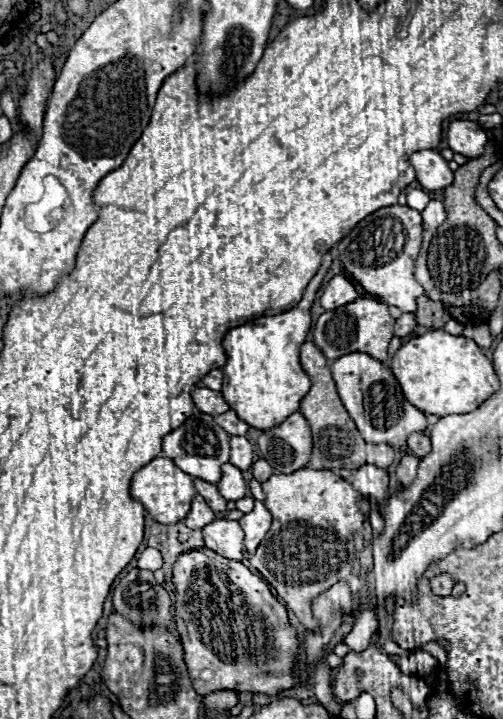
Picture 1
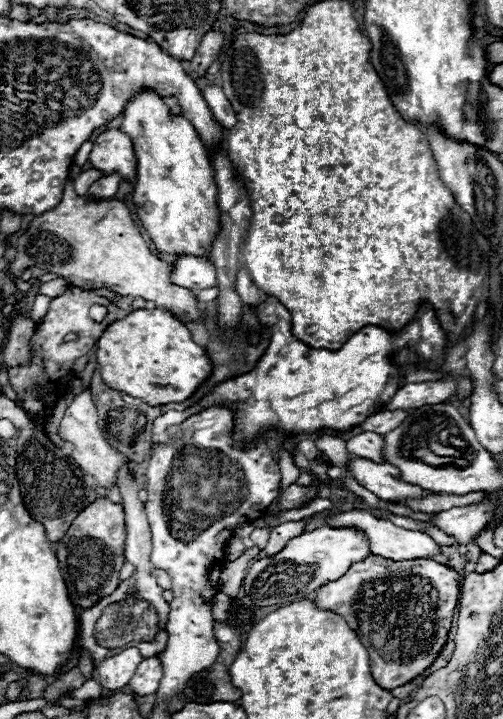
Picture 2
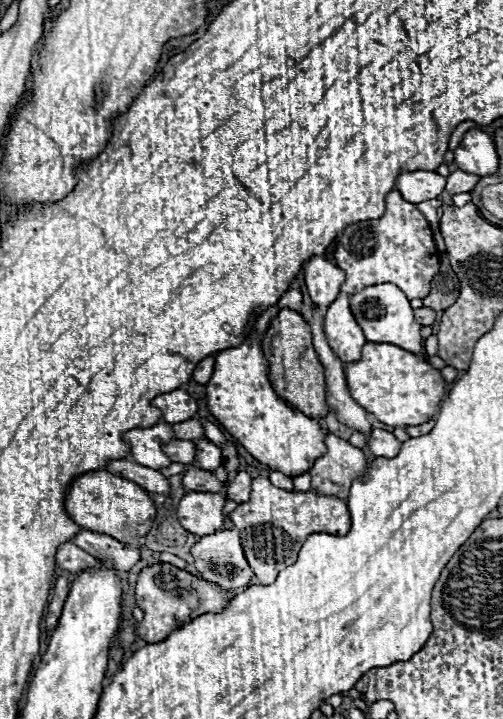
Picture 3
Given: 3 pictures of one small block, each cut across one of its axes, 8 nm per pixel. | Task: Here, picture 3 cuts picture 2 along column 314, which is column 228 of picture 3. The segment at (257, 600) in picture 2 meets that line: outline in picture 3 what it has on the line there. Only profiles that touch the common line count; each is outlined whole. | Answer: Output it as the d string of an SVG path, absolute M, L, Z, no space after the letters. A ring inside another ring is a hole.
M218 530L214 534L202 536L200 542L192 546L192 556L194 556L194 566L198 568L200 576L208 582L216 582L224 590L240 590L246 588L248 582L252 580L254 572L248 566L242 546L240 546L240 532L238 530Z

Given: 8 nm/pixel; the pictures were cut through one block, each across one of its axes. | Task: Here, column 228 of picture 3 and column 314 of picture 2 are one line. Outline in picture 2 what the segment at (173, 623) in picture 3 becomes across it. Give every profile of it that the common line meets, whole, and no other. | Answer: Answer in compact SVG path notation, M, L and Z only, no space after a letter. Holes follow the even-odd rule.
M370 556L370 560L364 560L362 564L352 564L348 572L338 580L322 586L316 592L314 602L318 604L318 608L330 610L348 620L350 628L358 632L360 642L370 652L372 676L376 684L386 690L392 690L420 676L426 668L432 666L432 662L442 652L458 604L458 594L460 594L458 584L460 584L458 572L448 566L436 564L434 560L394 562L394 560L382 560L380 556Z

